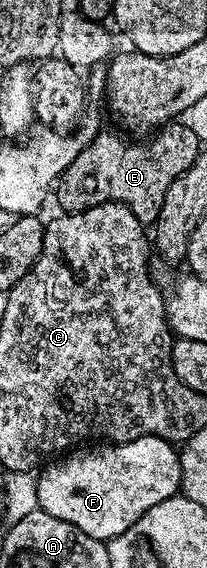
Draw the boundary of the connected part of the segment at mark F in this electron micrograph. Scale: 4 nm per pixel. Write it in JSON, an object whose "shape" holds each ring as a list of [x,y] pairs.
{"shape":[[[150,434],[132,442],[100,446],[103,446],[100,450],[76,449],[71,452],[76,452],[76,454],[71,454],[68,458],[60,457],[58,460],[48,461],[38,471],[35,483],[39,509],[44,510],[49,516],[57,516],[57,520],[65,520],[81,528],[81,532],[89,536],[100,540],[110,540],[121,536],[136,520],[145,516],[149,508],[161,504],[161,500],[176,497],[180,493],[183,481],[181,480],[179,450],[172,443],[166,442],[164,438]]]}

